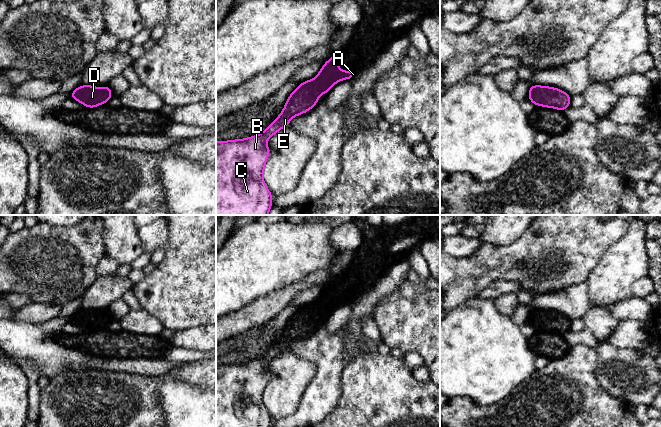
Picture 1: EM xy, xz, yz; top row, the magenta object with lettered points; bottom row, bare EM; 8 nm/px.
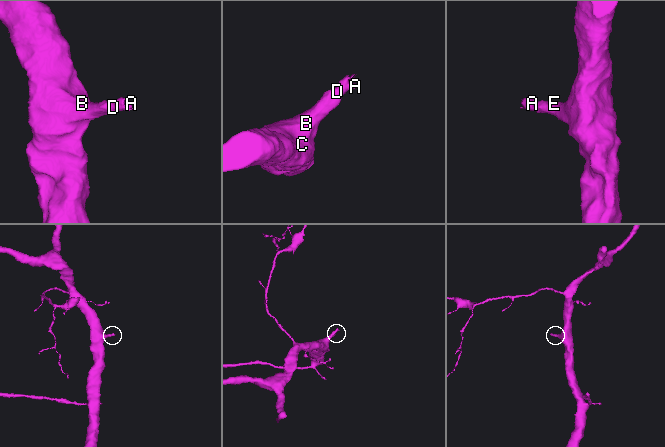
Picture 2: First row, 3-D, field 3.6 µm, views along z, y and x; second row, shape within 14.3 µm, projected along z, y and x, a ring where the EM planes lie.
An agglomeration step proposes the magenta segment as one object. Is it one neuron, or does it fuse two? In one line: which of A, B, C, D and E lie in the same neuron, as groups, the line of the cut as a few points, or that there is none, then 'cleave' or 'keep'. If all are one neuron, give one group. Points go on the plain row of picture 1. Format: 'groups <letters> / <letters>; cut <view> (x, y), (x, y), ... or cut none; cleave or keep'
groups A B C D E; cut none; keep

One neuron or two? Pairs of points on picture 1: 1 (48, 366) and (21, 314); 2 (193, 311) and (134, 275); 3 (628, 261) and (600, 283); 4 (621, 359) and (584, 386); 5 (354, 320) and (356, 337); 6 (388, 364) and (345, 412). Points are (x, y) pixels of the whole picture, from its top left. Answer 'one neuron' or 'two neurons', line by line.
1: two neurons
2: two neurons
3: one neuron
4: two neurons
5: one neuron
6: one neuron

